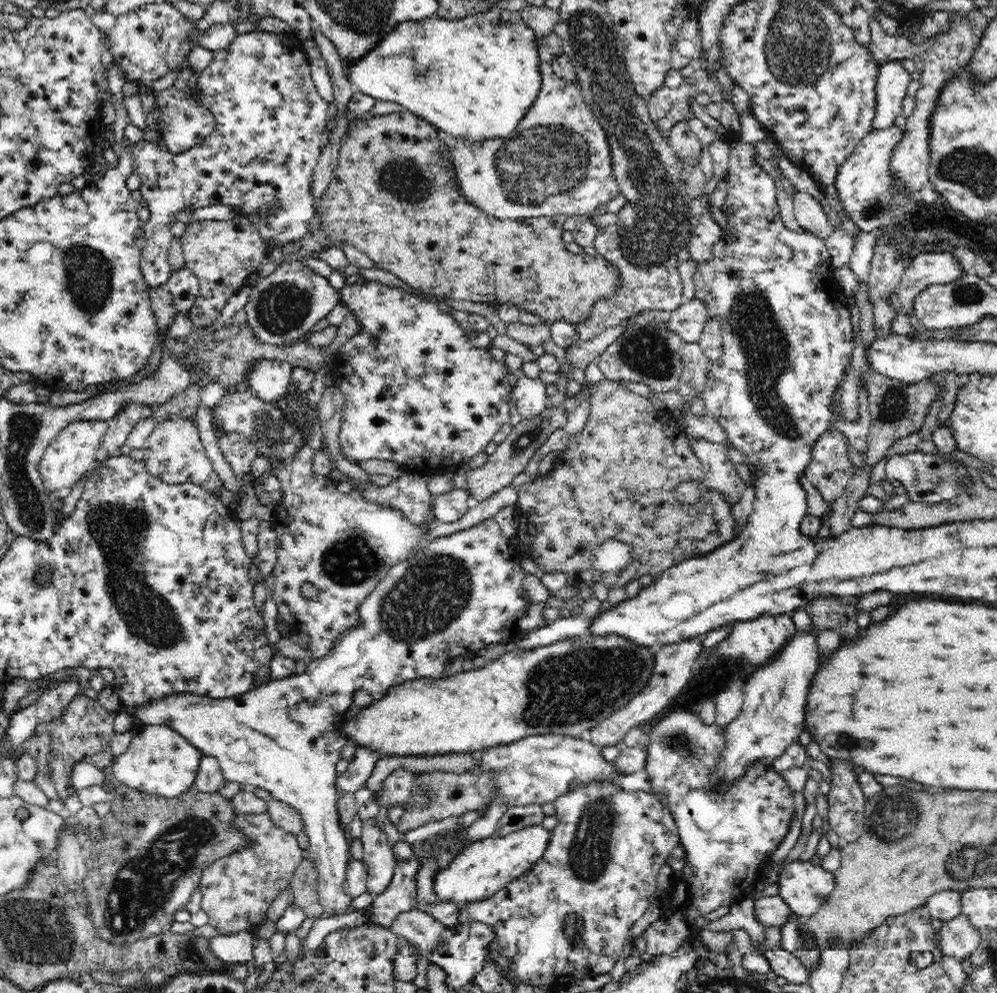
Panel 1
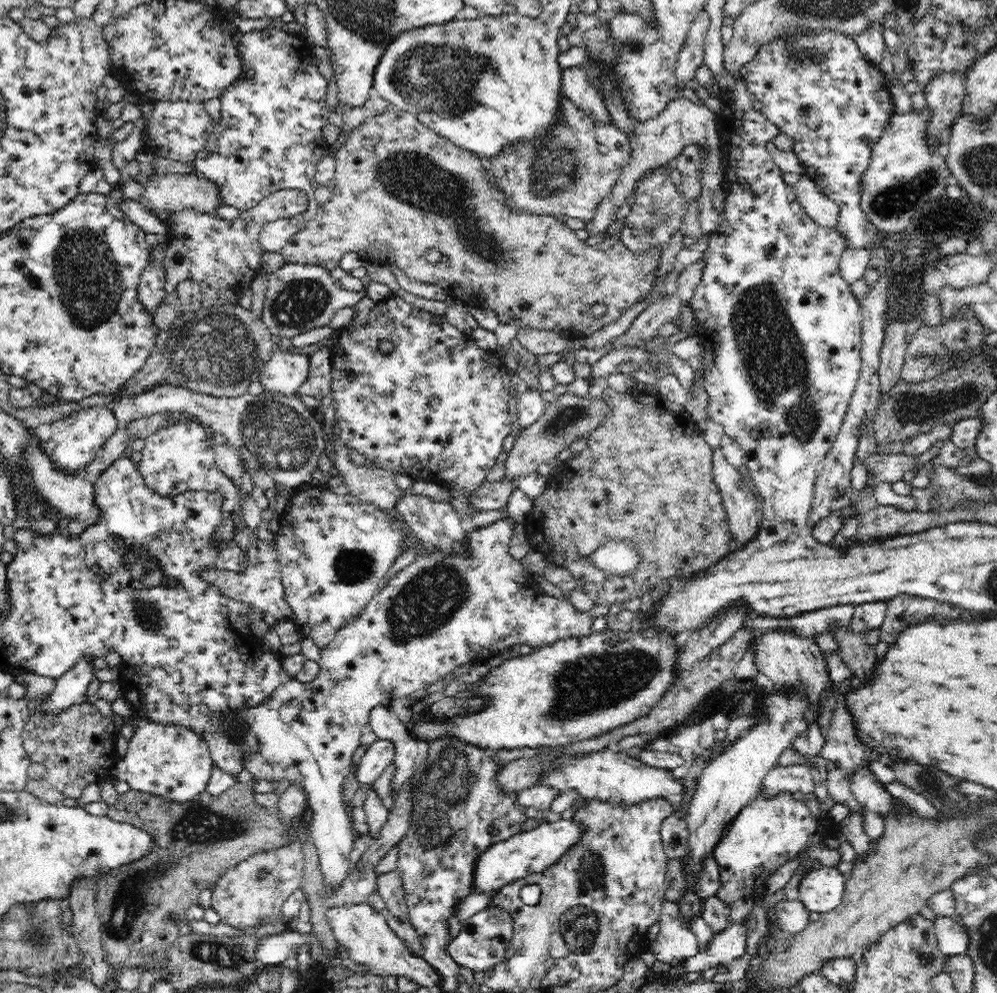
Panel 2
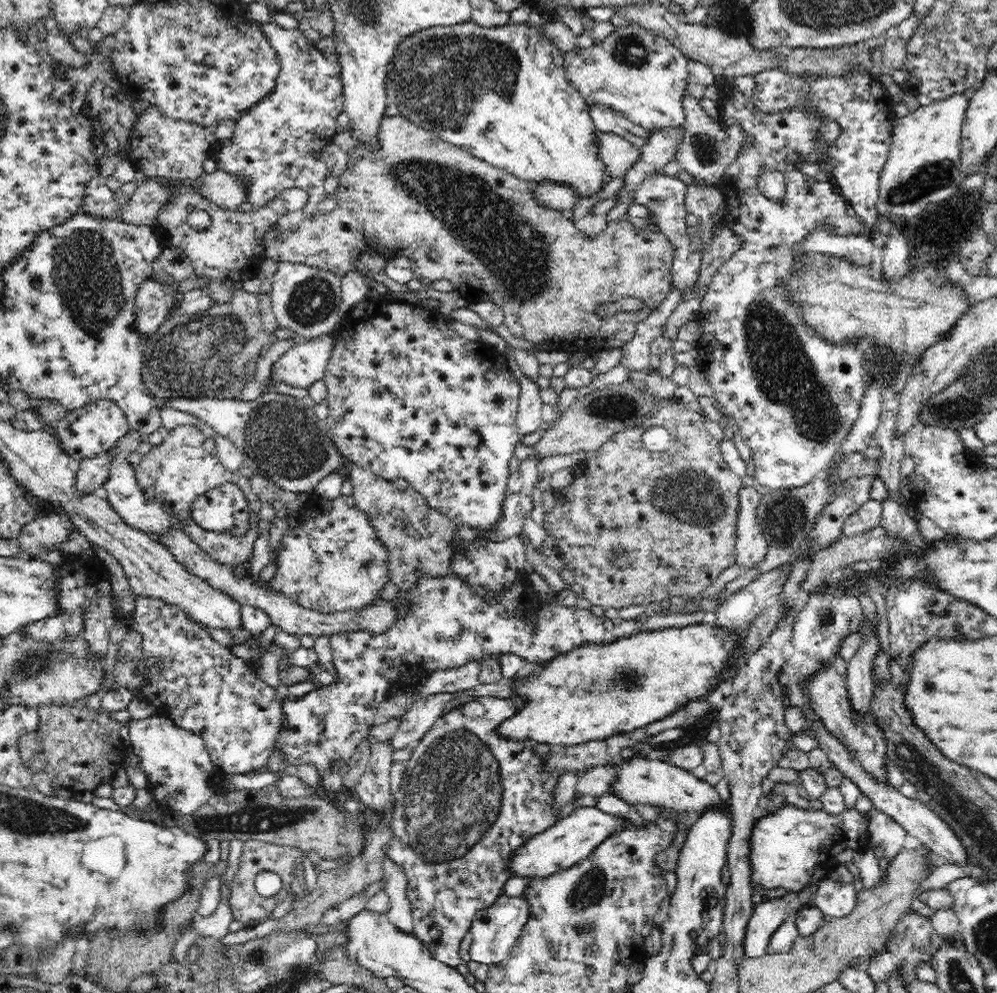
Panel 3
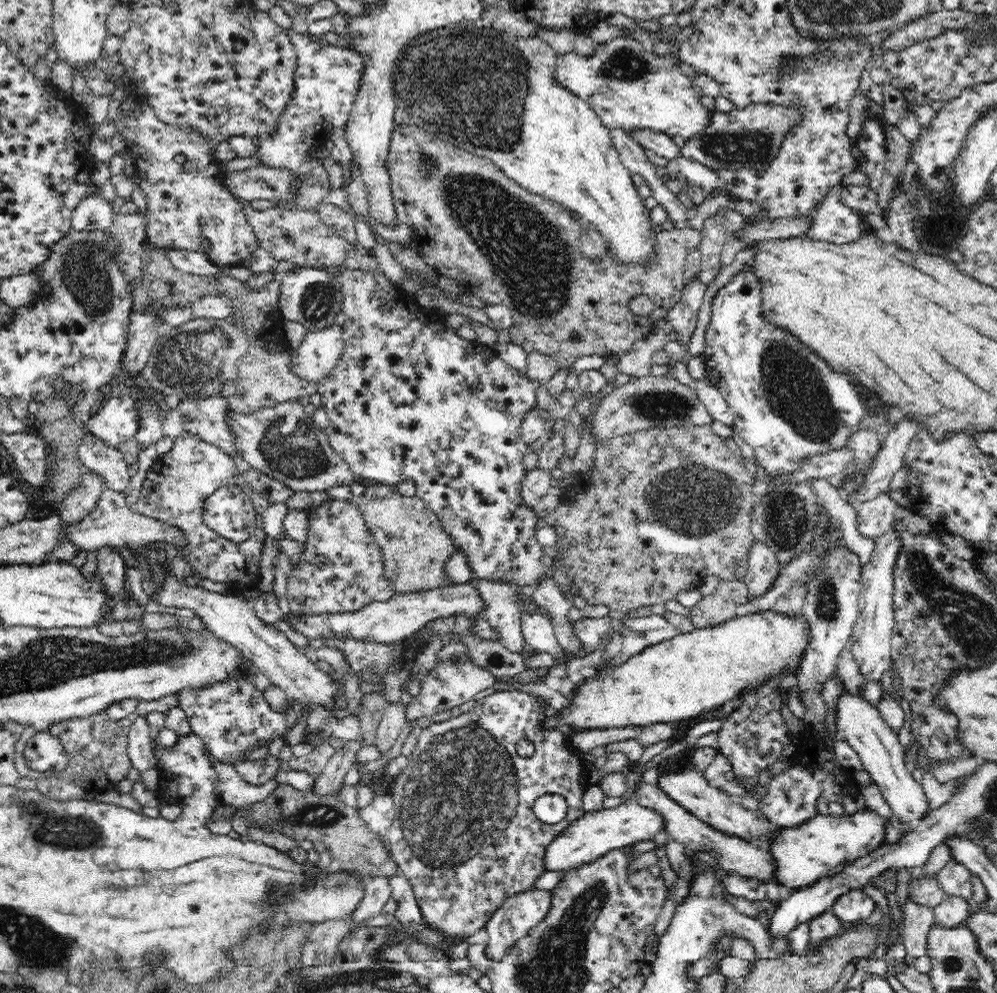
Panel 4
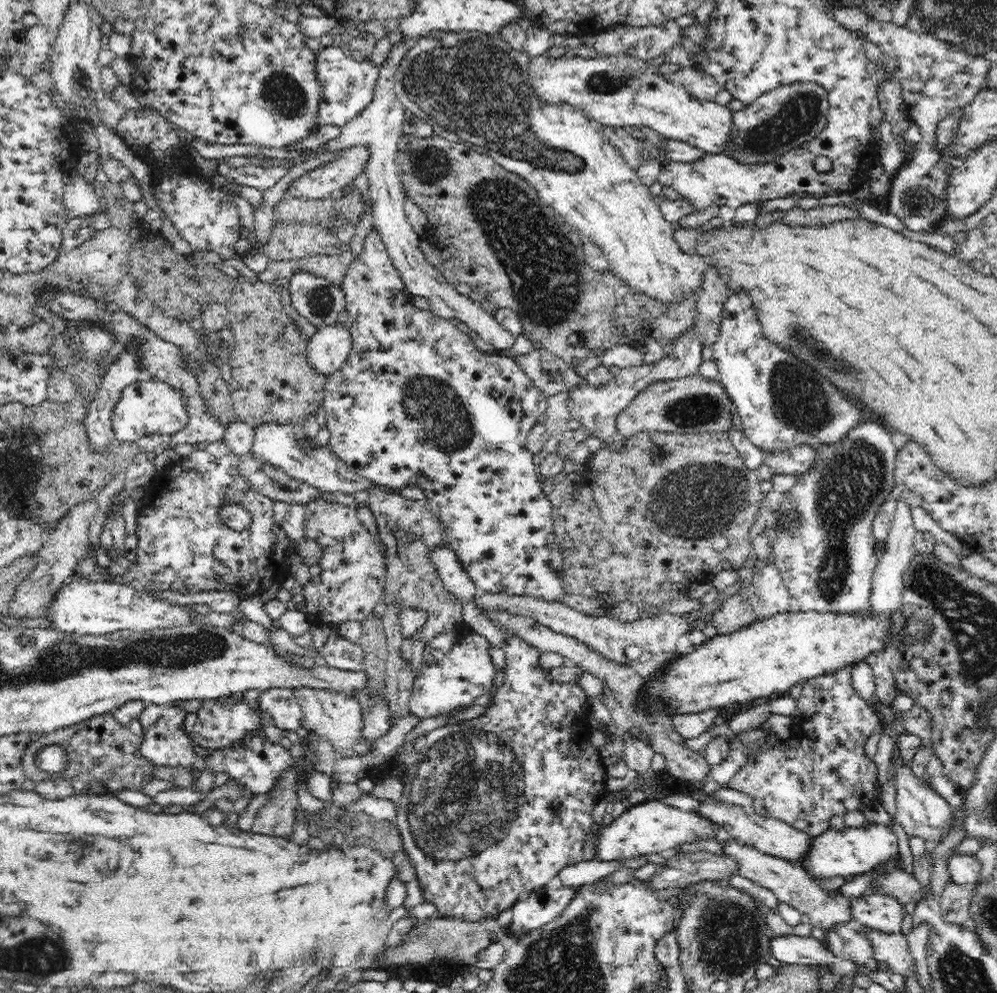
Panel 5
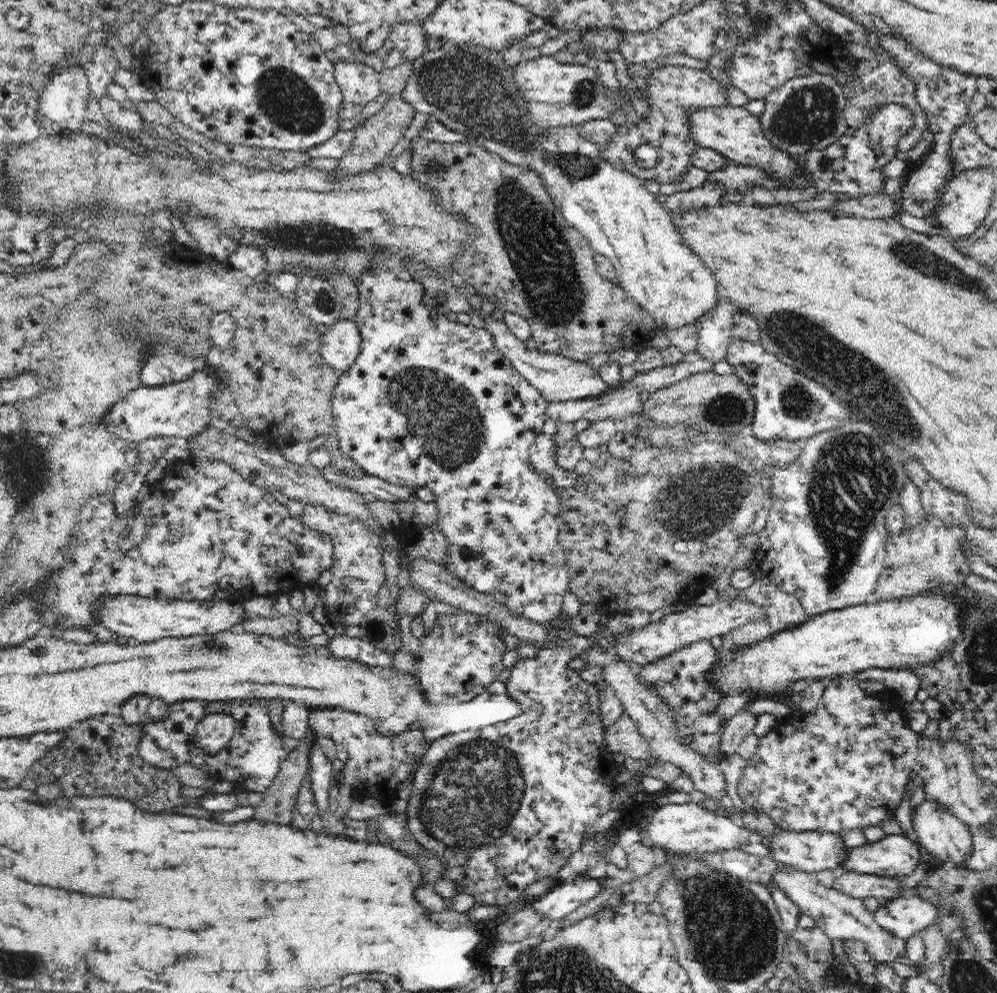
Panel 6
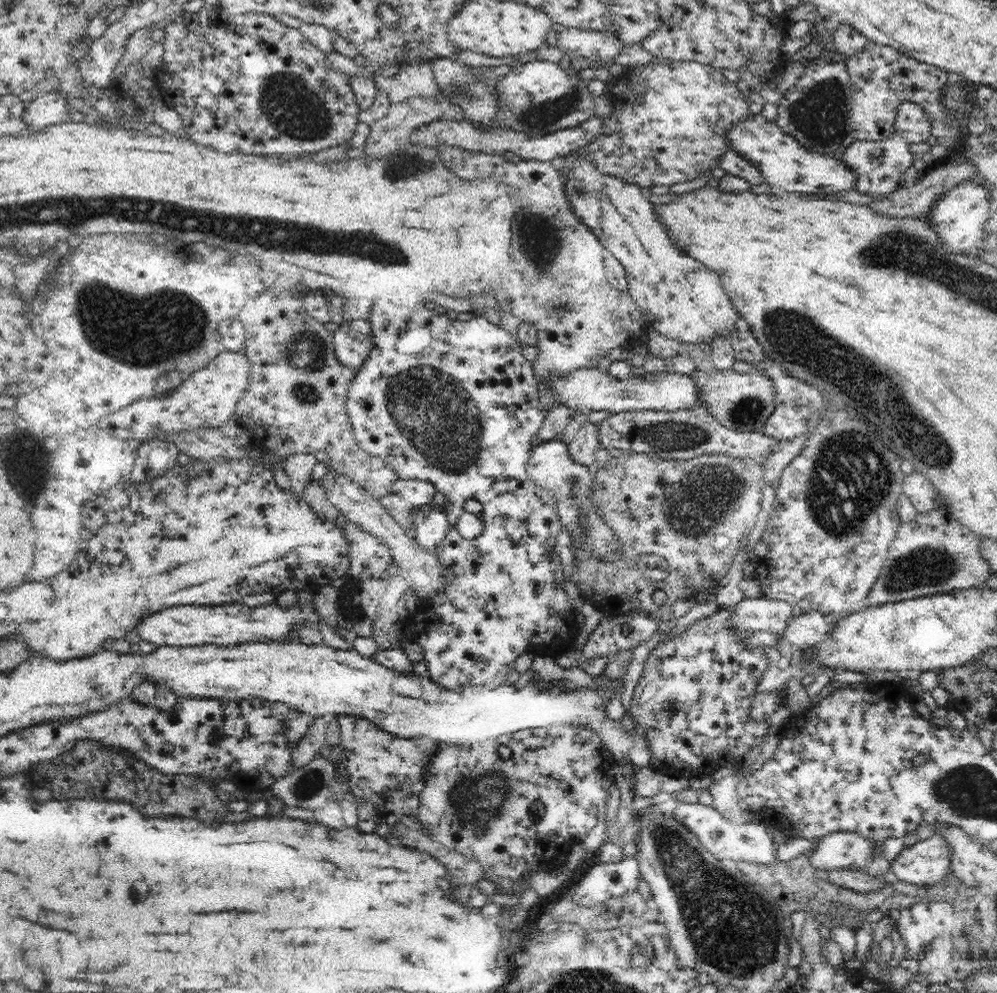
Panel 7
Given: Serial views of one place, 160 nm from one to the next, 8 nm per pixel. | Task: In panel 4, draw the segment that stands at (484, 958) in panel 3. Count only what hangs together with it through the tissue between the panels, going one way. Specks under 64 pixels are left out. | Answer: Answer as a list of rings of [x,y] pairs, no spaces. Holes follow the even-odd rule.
[[[531,889],[506,900],[504,906],[495,912],[495,915],[485,927],[490,937],[487,955],[496,961],[500,960],[504,956],[506,948],[512,947],[514,943],[520,941],[520,938],[526,936],[532,928],[540,924],[549,915],[553,906],[554,892],[547,889]]]

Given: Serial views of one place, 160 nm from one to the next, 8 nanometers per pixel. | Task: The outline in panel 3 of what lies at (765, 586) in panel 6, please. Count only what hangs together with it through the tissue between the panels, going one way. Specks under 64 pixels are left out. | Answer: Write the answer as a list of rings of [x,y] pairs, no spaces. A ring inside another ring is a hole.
[[[754,487],[741,490],[741,513],[738,519],[737,564],[746,571],[753,571],[768,558],[769,544],[756,523],[754,514],[760,493]]]

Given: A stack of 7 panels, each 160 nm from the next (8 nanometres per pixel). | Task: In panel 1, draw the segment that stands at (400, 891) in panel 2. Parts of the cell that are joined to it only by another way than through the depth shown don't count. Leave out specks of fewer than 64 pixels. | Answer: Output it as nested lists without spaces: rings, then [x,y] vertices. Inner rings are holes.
[[[376,818],[363,821],[361,841],[363,842],[363,863],[368,871],[367,886],[372,896],[384,894],[393,881],[396,858],[388,836],[380,828]],[[418,909],[400,912],[390,929],[401,938],[401,941],[407,941],[419,948],[422,954],[430,956],[445,928],[436,917]]]

